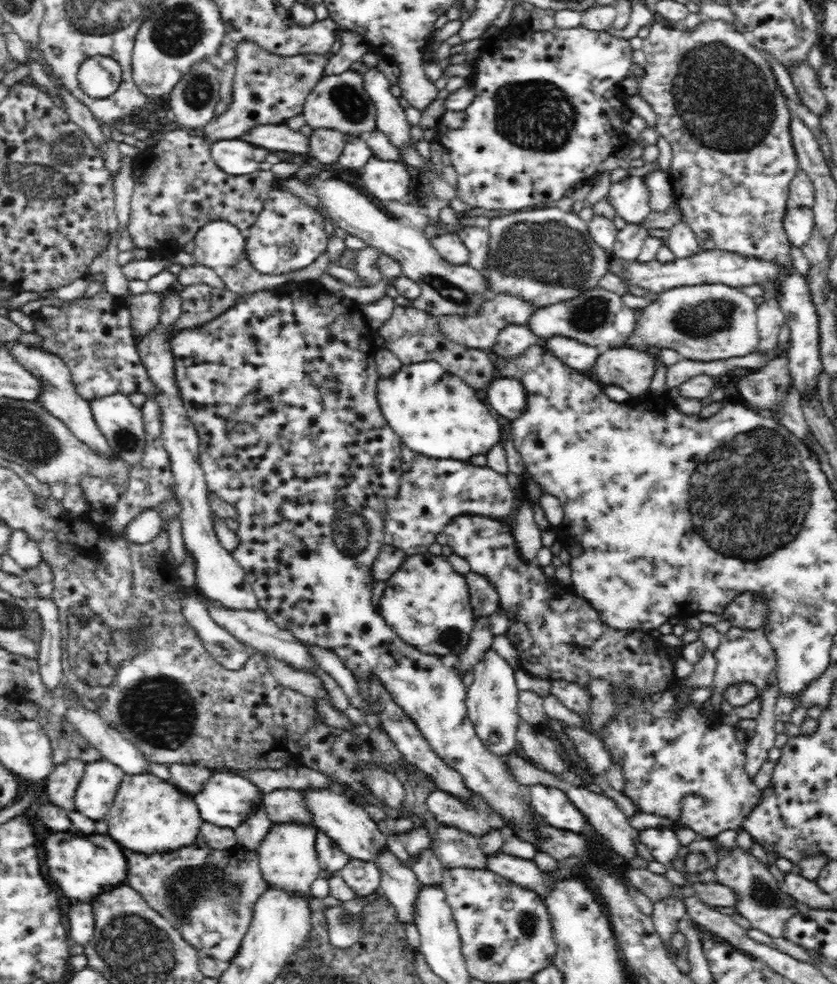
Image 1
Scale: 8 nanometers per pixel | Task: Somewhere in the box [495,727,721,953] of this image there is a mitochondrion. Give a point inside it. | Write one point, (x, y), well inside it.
(528, 922)

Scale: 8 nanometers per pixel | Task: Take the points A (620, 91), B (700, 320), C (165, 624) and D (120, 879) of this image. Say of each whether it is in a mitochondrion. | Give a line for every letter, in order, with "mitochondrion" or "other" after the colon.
A: other
B: mitochondrion
C: other
D: other

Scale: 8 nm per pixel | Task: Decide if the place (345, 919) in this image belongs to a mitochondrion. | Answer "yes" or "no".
yes

